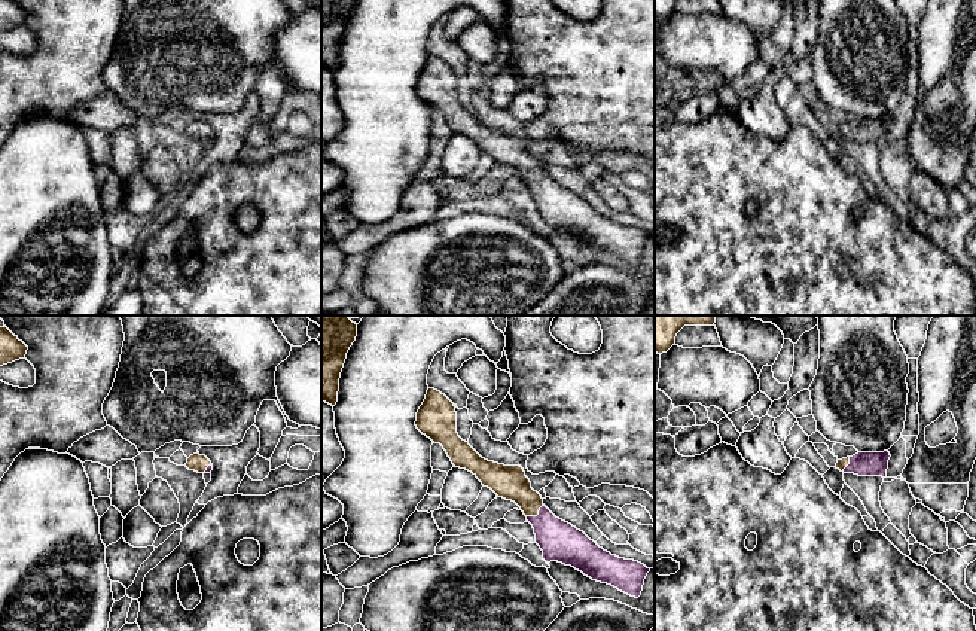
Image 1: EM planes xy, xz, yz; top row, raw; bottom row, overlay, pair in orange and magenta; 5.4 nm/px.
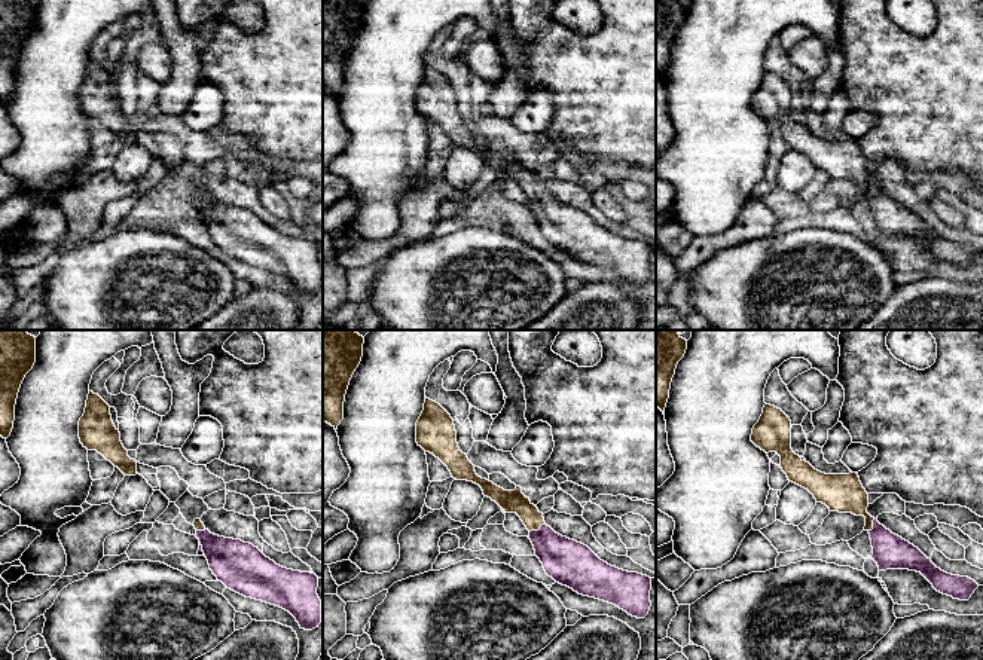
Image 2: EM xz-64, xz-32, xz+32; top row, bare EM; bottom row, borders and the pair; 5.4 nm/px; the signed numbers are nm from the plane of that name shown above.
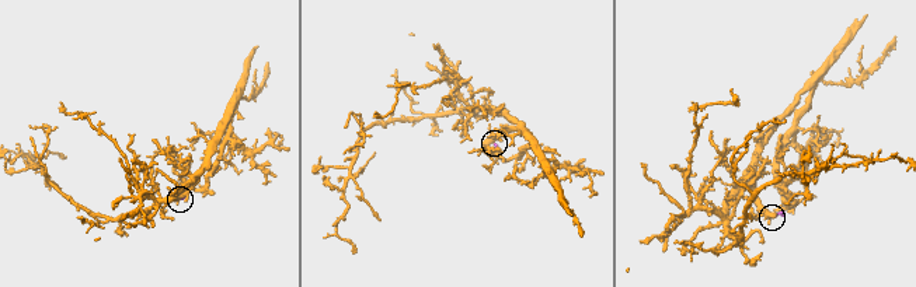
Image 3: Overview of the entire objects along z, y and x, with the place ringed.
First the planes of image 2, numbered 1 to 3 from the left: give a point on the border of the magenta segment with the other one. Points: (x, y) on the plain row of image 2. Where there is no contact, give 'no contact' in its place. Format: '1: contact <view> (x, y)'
1: contact xz-64 (201, 196)
2: contact xz-32 (537, 196)
3: contact xz+32 (872, 192)

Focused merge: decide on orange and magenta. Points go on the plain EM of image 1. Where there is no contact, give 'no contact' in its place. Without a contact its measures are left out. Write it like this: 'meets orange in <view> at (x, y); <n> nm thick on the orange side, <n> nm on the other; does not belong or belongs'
meets orange in xz at (536, 182); 180 nm thick on the orange side, 220 nm on the other; belongs

